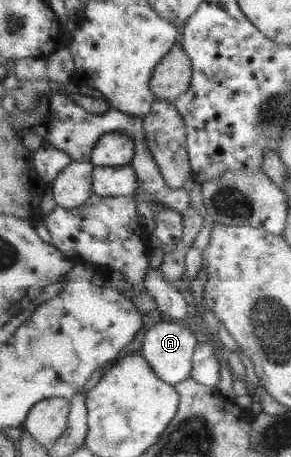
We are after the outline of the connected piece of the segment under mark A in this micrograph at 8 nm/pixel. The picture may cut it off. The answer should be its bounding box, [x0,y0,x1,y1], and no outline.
[142,319,200,386]

